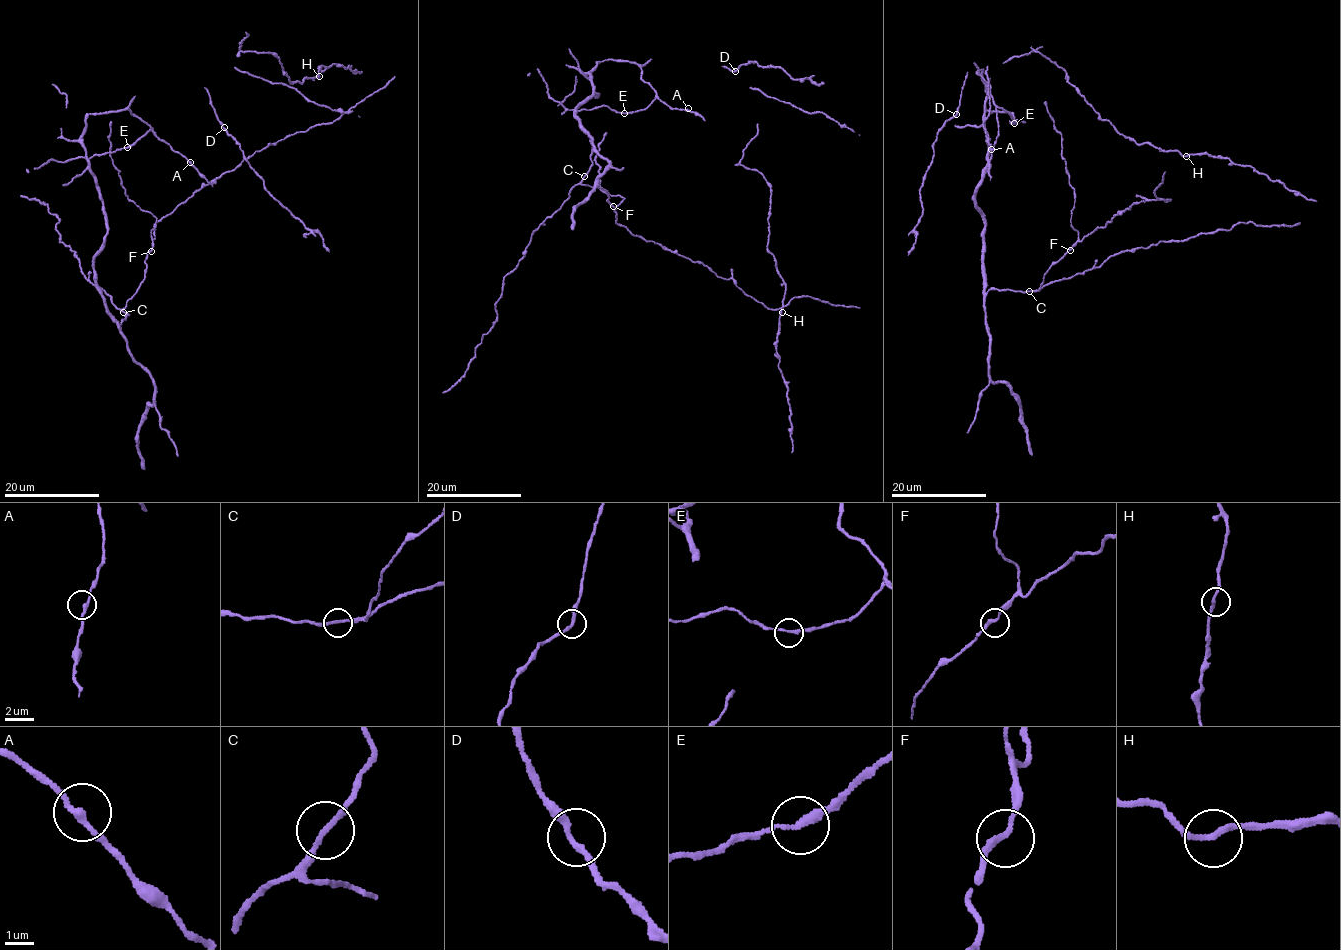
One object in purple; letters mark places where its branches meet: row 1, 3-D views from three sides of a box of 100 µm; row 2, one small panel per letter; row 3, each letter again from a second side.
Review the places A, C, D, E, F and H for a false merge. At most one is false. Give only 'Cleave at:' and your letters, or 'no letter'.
Cleave at: no letter

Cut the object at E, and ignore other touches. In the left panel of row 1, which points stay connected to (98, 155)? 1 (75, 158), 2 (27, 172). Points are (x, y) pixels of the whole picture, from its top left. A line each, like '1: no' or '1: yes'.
1: yes
2: yes

